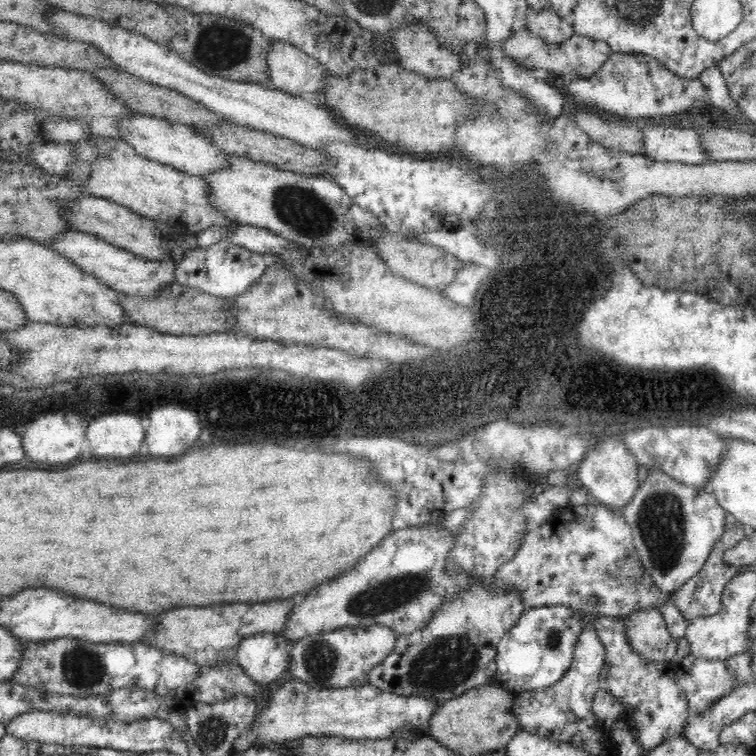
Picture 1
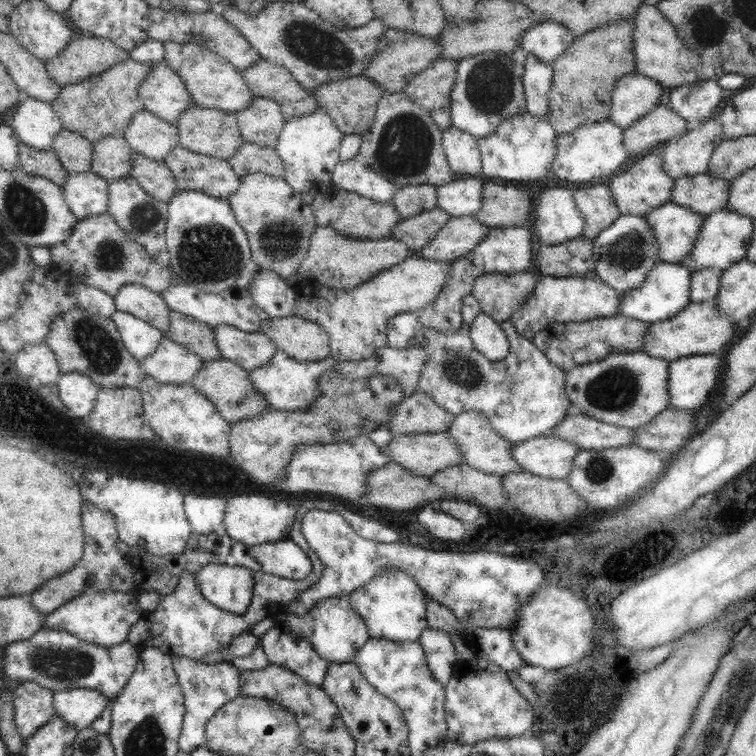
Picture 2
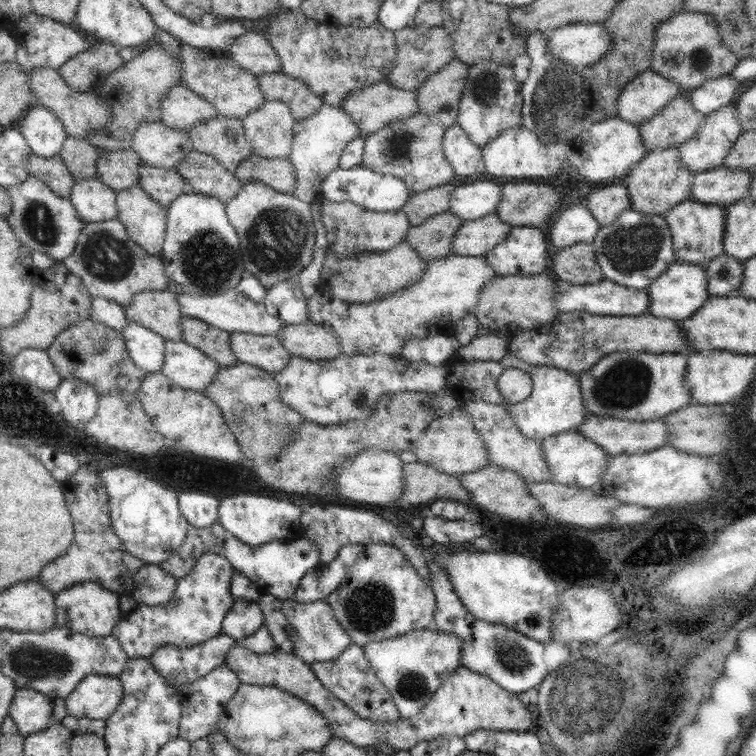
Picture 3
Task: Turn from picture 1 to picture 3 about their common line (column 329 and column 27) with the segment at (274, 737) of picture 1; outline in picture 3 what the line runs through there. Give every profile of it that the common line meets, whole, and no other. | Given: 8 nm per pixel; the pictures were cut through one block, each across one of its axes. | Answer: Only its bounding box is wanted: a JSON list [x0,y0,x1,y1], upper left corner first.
[9,688,66,737]

